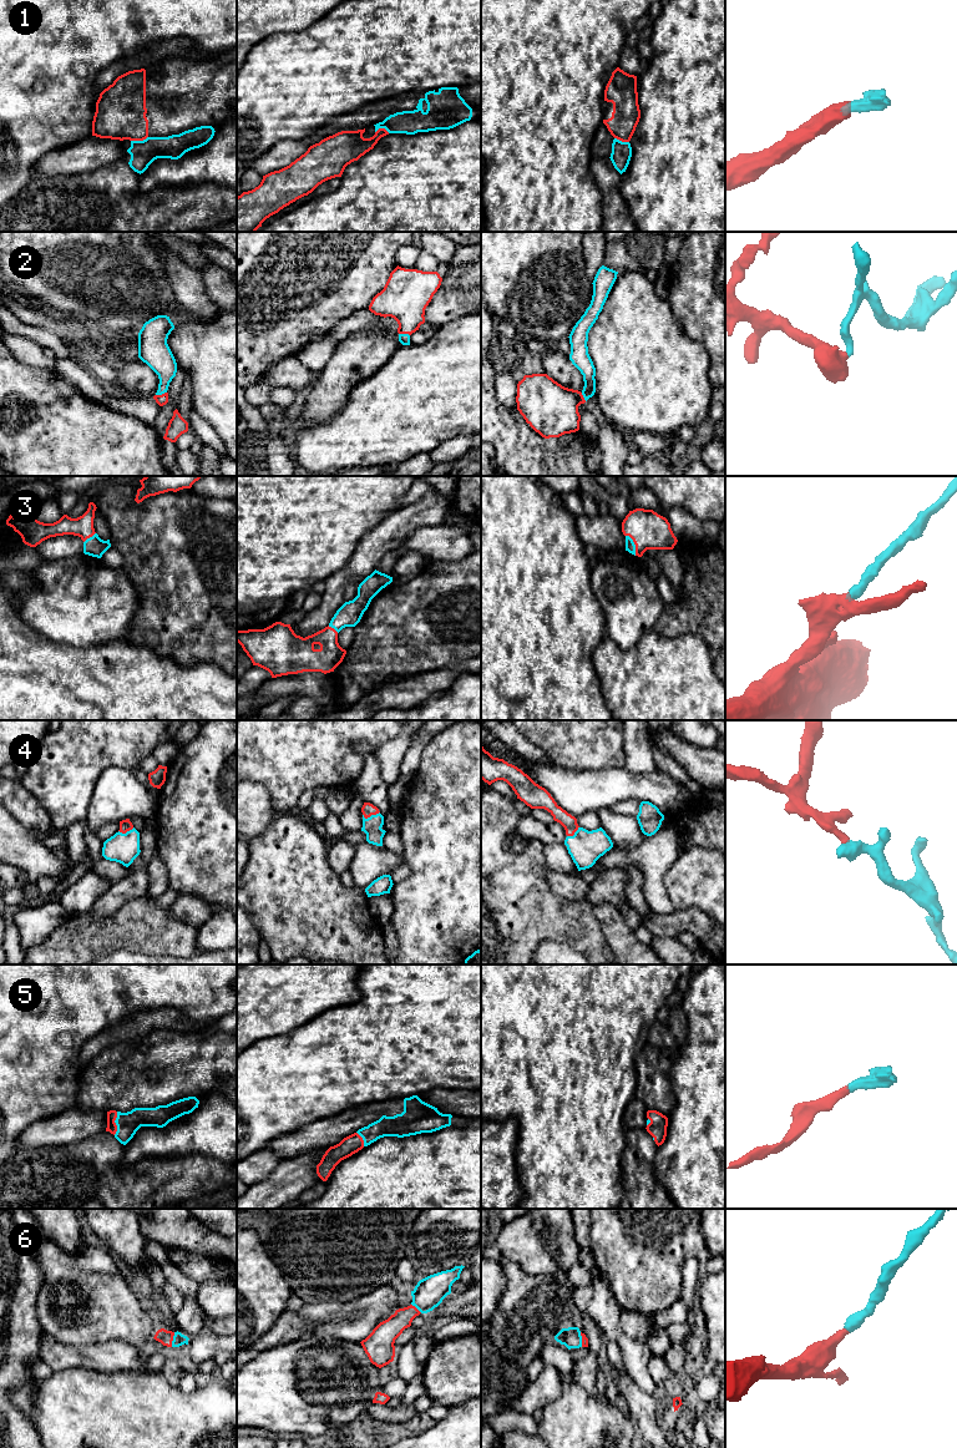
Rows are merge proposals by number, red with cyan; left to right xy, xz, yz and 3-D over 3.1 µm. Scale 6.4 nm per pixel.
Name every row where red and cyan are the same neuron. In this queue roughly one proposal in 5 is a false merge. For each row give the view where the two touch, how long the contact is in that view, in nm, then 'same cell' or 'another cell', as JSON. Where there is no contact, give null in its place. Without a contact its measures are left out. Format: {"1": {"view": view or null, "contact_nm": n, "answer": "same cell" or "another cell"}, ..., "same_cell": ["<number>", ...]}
{"1": {"view": "xy", "contact_nm": 120, "answer": "another cell"}, "2": {"view": "xy", "contact_nm": 80, "answer": "same cell"}, "3": {"view": "yz", "contact_nm": 150, "answer": "same cell"}, "4": {"view": "xz", "contact_nm": 120, "answer": "same cell"}, "5": {"view": "xy", "contact_nm": 150, "answer": "same cell"}, "6": {"view": "xy", "contact_nm": 100, "answer": "same cell"}, "same_cell": ["2", "3", "4", "5", "6"]}

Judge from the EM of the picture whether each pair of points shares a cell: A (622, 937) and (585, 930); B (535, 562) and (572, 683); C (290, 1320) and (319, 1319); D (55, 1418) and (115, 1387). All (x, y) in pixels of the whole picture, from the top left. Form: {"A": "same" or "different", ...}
{"A": "different", "B": "same", "C": "different", "D": "same"}

